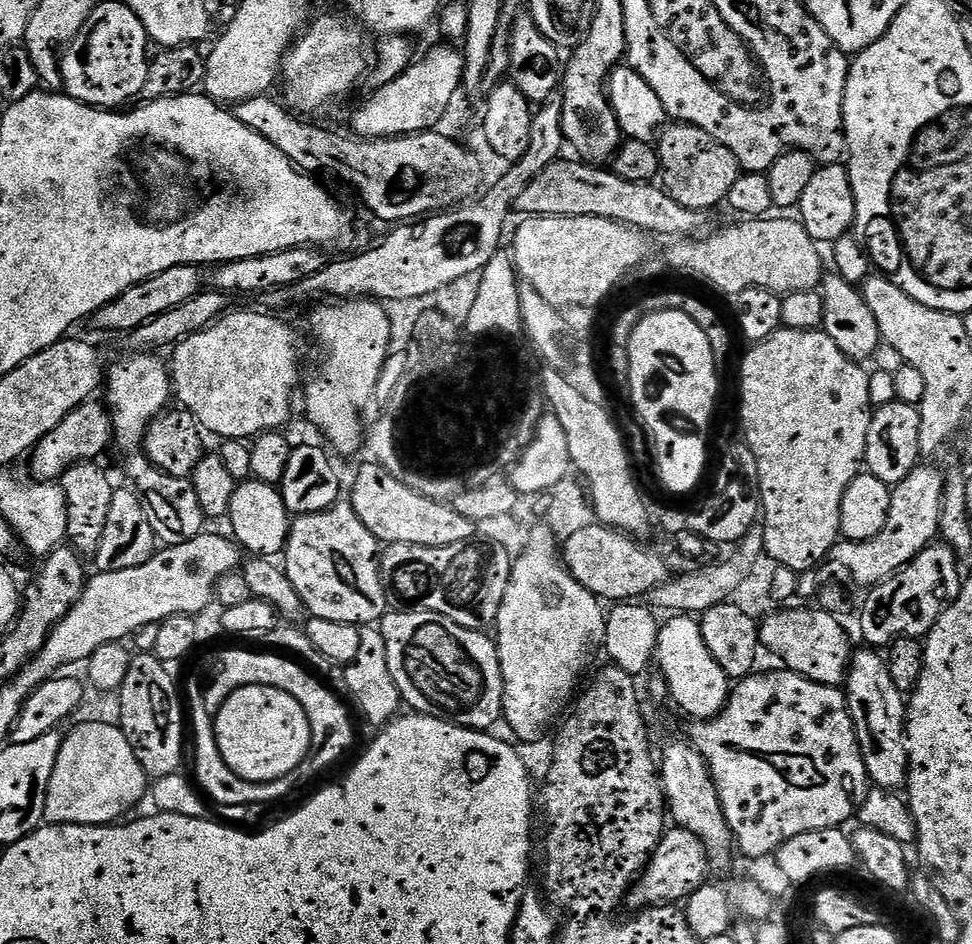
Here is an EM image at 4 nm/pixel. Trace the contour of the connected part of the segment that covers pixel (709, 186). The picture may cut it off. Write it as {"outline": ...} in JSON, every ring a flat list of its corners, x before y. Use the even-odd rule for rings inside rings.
{"outline":[[669,123,658,137,658,151,659,179,664,191,674,198,674,202,678,202,678,206,686,206,690,210,708,212,719,204,723,205,730,194,730,186,734,186,734,182,738,182,742,175,734,154,730,154,722,142,706,134,706,130,693,124]]}

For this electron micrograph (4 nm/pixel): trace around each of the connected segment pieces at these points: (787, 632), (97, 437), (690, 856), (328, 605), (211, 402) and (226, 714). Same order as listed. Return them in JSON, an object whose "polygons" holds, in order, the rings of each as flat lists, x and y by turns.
{"polygons":[[[792,608,768,617,760,627,761,645,768,651,782,655,789,671,819,684,841,687,847,679,854,646,841,625,839,617,821,608]],[[89,402,74,409,71,414,46,438,42,438,32,449,30,461,32,460,31,475,41,482,56,482,63,477,65,471,74,464,95,461,111,445,114,440,112,430,112,417,109,409,103,403]],[[669,827,648,860,648,865,641,872,640,879,632,885,626,897,627,907,632,907,632,910,643,910,687,901,692,893,697,892,705,884,709,876,708,855,702,842,697,836,690,834,690,830]],[[341,502,335,504,333,508,327,508,325,512,298,516,291,521,288,534,288,546,282,553,282,567,284,573,290,578,294,590,298,590,298,598,302,598,302,602,304,603,309,617,317,616,318,618,326,618,329,622,346,622,347,624,354,624,357,626,372,626,383,620,384,613,389,611,388,599,386,598,384,587,380,581,379,555,381,551,381,545,374,538,374,534,370,534,370,530,366,530,366,526,362,524,362,518,358,518,358,514,354,514,351,503]],[[229,311,227,314,220,317,215,324,208,328,203,328,200,332,196,332,193,336,185,336,179,344,175,345,176,352,170,359,170,375,172,377,172,387,174,389,175,399,181,400,183,407,191,412,192,417,196,419,197,424,205,433,220,436,221,441,226,440,242,440,245,442,251,441,257,436,261,436,263,432,274,432,283,429,284,423,288,420,288,415,291,414,292,408,288,405,288,395,292,392,292,387,300,380,300,356,296,353,296,336,283,324,280,320,275,320,267,311,264,312,235,312]],[[242,686,238,690,231,692,219,707,220,709,215,709,214,712,218,750,222,750,222,758,226,758,226,766,230,766,230,770,234,770,234,774,238,774,238,778,246,778,250,782,275,785,286,774,293,772,299,764,304,763,312,752,312,727,306,718,304,705,294,702,294,698,290,698,290,694,286,694,280,688,271,688,270,686]]]}

